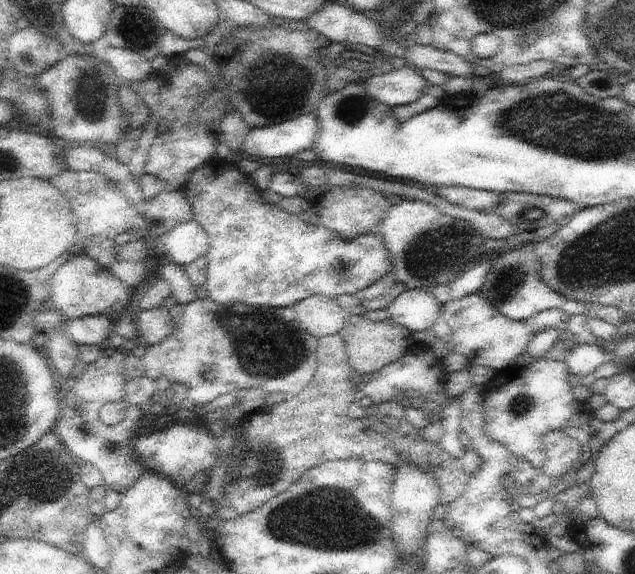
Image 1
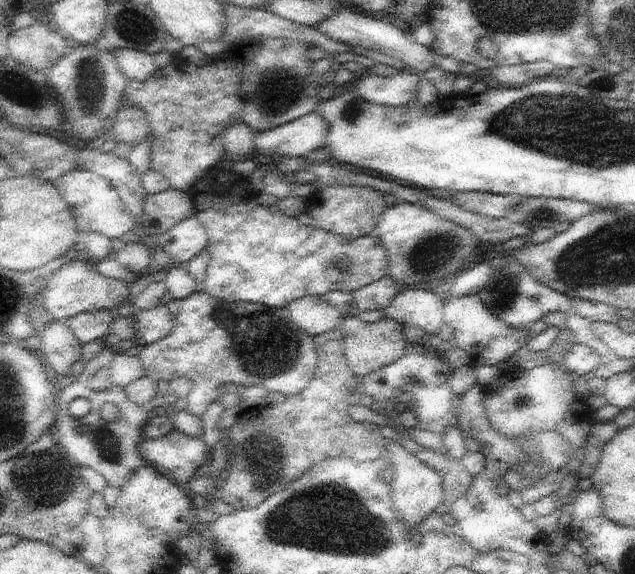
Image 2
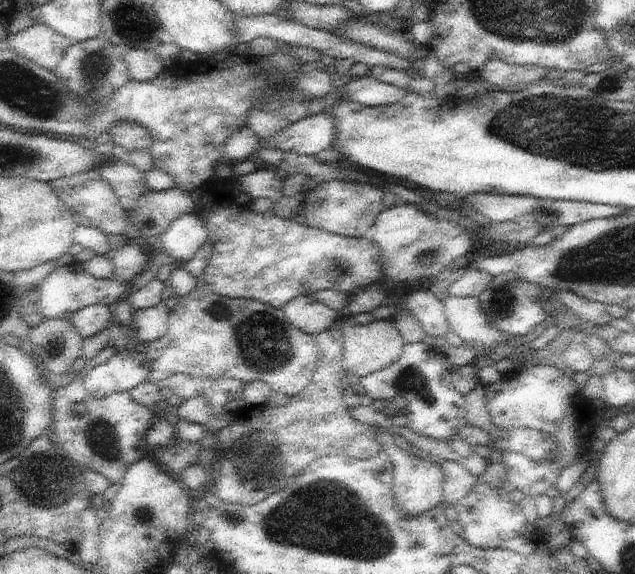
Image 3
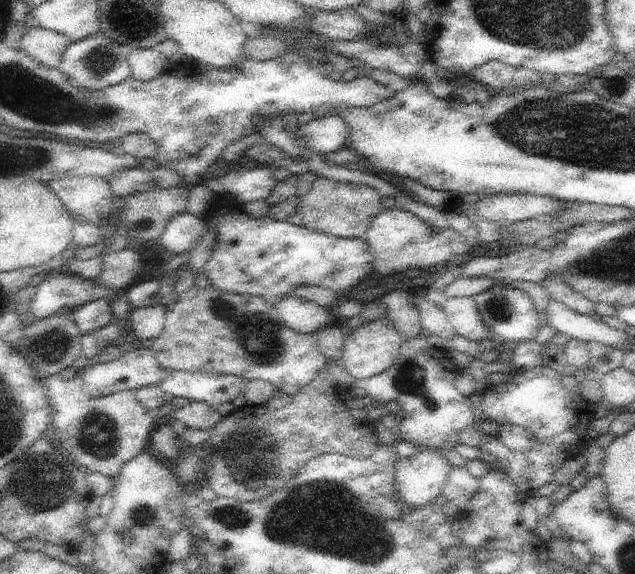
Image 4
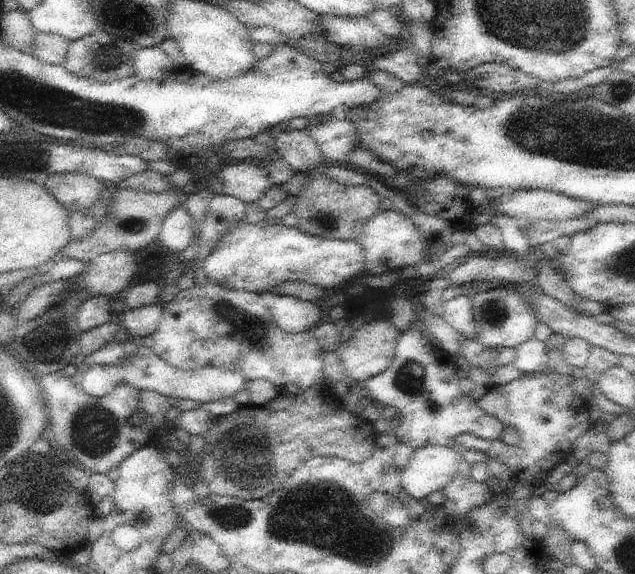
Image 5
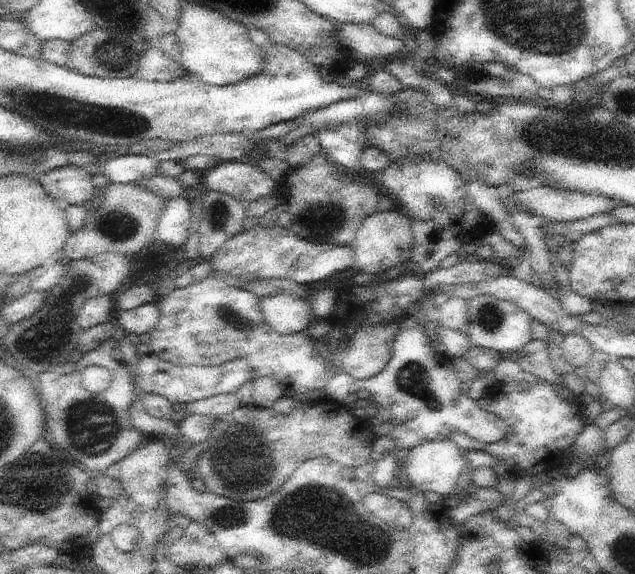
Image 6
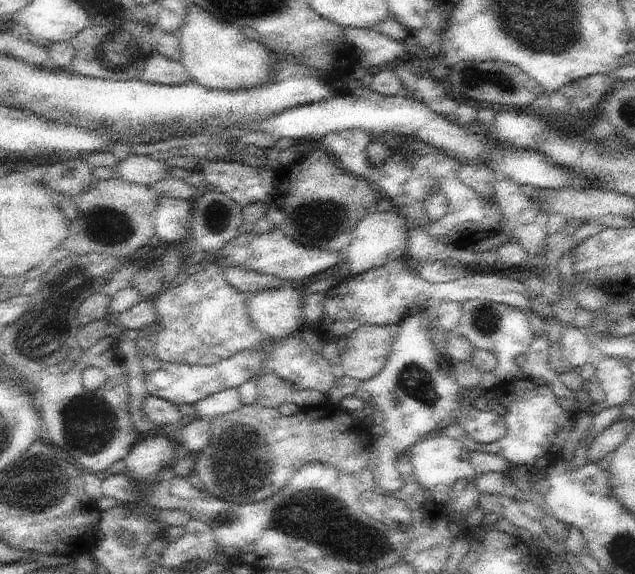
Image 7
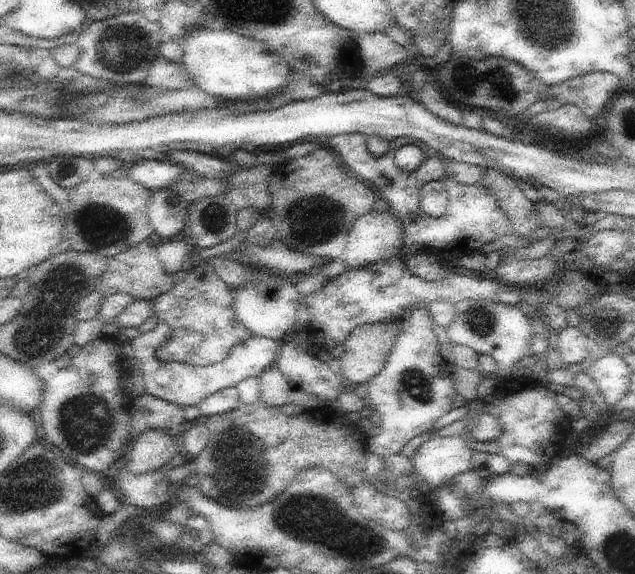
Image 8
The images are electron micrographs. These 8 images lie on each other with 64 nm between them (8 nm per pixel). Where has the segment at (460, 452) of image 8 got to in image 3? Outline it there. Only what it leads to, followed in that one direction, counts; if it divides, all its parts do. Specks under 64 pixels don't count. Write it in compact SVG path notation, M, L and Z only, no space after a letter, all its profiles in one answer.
M376 424L378 438L383 450L390 456L394 464L393 492L395 504L404 510L404 514L418 516L427 514L428 510L443 505L443 486L445 482L444 470L440 468L440 462L434 462L432 458L420 458L414 454L408 454L406 450L400 449L394 440L392 430L384 430Z

